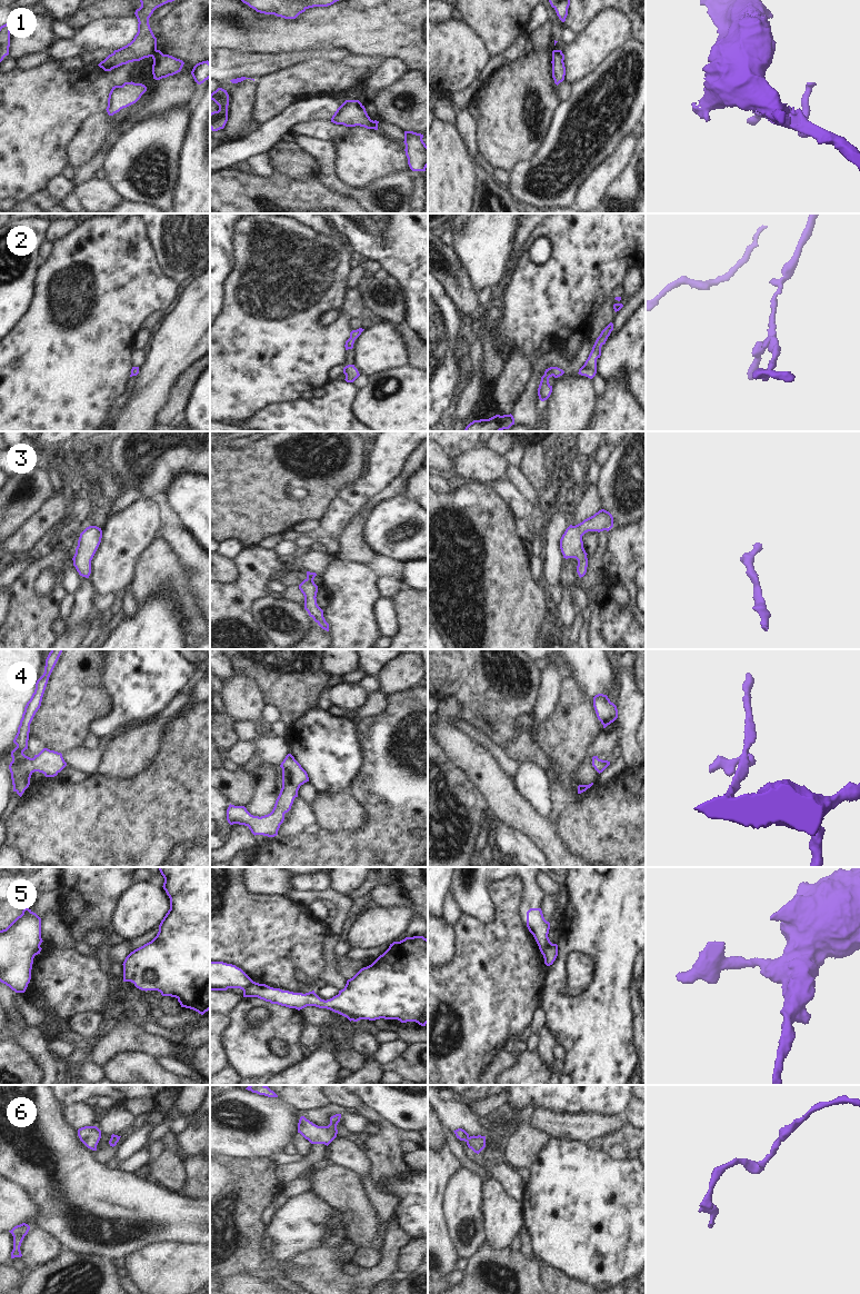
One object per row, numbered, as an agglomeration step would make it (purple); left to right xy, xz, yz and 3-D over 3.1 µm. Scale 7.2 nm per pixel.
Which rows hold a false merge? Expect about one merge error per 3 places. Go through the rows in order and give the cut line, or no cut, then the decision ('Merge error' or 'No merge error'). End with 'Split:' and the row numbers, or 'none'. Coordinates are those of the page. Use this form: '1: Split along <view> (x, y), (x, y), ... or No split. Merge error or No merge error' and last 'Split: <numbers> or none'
1: Split along xy (157, 50), (150, 56). Merge error
2: No split. No merge error
3: No split. No merge error
4: No split. No merge error
5: Split along yz (550, 942), (541, 953). Merge error
6: No split. No merge error
Split: 1, 5

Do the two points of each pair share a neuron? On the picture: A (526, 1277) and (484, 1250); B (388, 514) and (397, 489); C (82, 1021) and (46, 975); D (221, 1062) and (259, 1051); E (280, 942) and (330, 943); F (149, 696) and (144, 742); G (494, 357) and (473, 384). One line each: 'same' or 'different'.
A: same
B: different
C: different
D: different
E: different
F: different
G: different

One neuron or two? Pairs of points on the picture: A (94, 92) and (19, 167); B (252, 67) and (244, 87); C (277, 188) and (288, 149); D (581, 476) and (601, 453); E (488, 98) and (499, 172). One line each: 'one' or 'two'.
A: one
B: two
C: two
D: two
E: two

